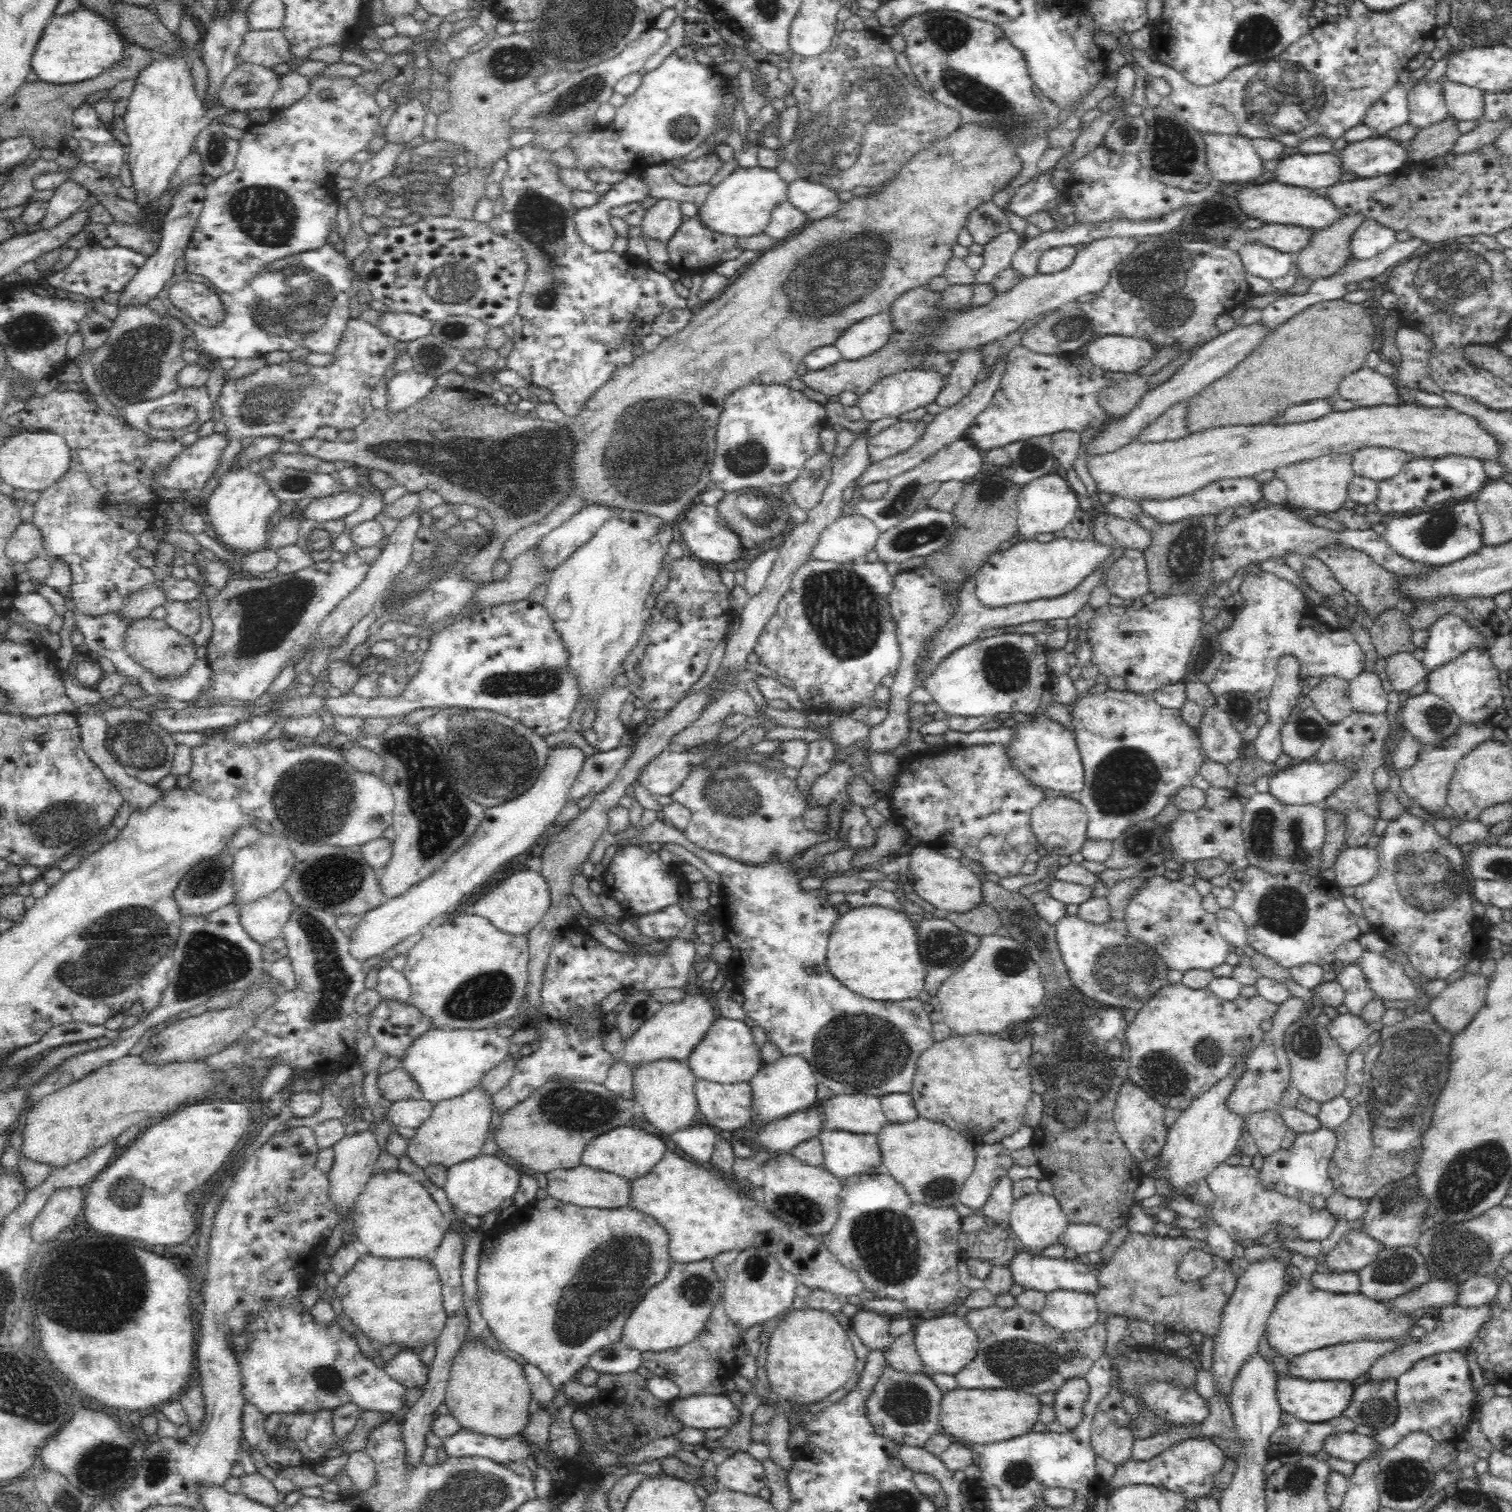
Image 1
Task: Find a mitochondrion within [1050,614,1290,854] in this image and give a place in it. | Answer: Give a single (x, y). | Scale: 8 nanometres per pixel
(1125, 782)

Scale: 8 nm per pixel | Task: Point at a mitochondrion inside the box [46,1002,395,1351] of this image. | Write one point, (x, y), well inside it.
(105, 1318)

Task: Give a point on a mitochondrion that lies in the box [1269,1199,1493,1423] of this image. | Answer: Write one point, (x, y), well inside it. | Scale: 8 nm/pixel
(1396, 1268)

